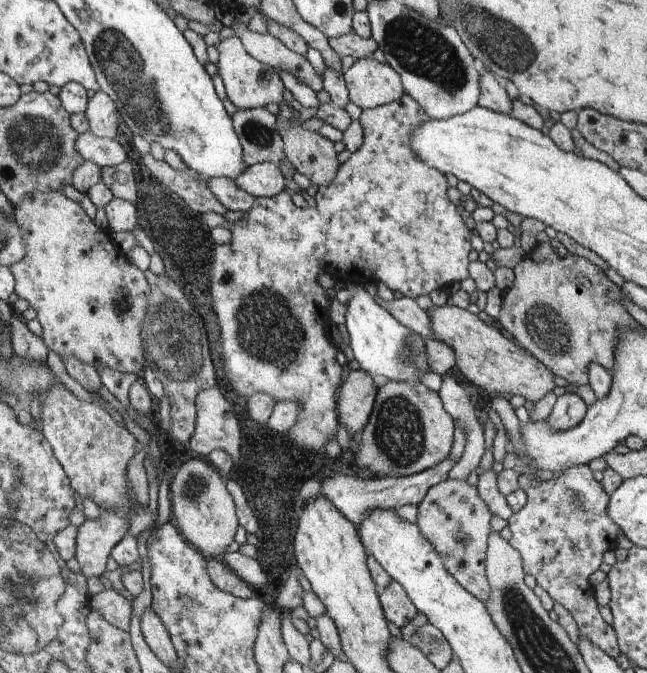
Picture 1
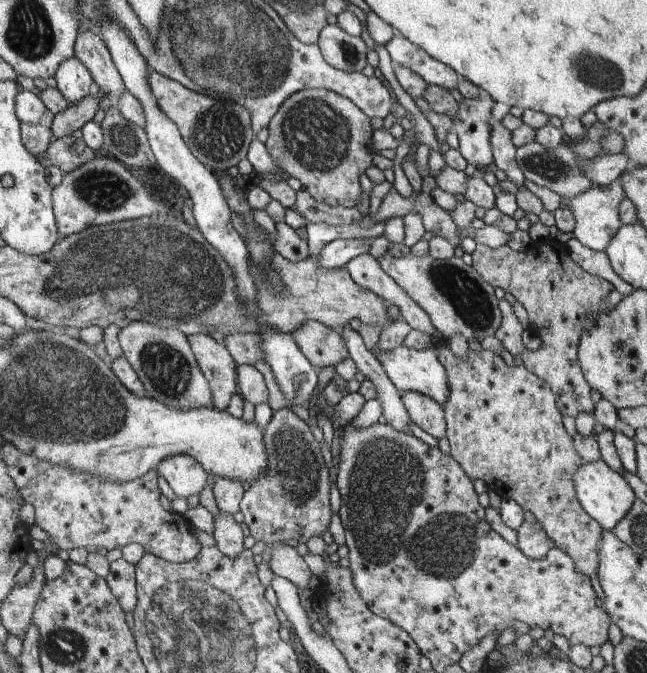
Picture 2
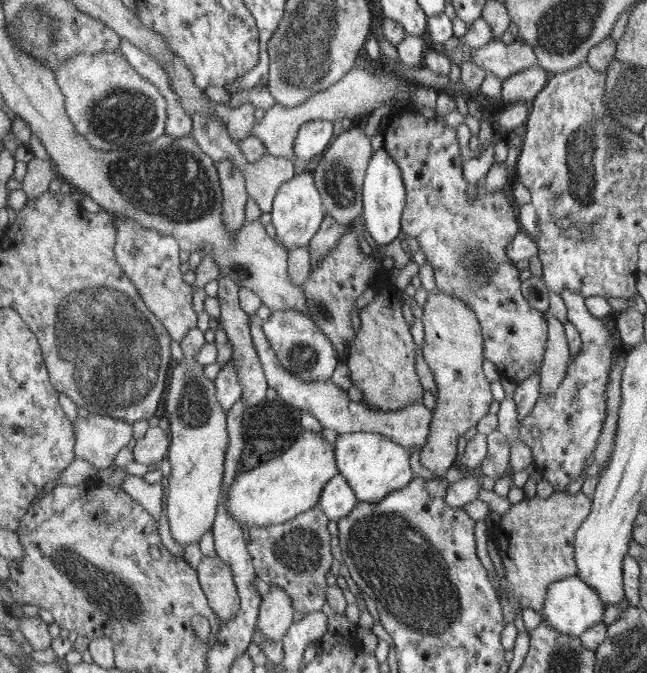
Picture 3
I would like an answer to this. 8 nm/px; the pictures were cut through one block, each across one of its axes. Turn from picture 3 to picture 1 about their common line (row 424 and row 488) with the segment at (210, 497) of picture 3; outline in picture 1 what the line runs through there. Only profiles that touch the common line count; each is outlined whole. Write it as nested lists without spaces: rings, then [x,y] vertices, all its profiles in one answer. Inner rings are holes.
[[[191,458],[180,464],[170,484],[171,518],[183,531],[184,538],[187,538],[206,559],[220,558],[238,530],[238,510],[234,510],[235,499],[226,487],[227,484],[224,484],[216,468],[206,464],[204,458]]]

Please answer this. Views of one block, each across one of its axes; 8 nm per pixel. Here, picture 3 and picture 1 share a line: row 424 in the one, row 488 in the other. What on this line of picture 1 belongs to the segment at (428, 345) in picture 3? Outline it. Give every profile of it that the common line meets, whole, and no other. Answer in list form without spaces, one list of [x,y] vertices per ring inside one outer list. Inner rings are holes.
[[[448,478],[434,486],[417,507],[416,523],[440,554],[444,566],[476,598],[487,602],[491,596],[491,585],[490,580],[486,580],[487,564],[484,564],[484,560],[487,560],[486,540],[491,534],[492,514],[480,500],[476,487],[466,481]]]

